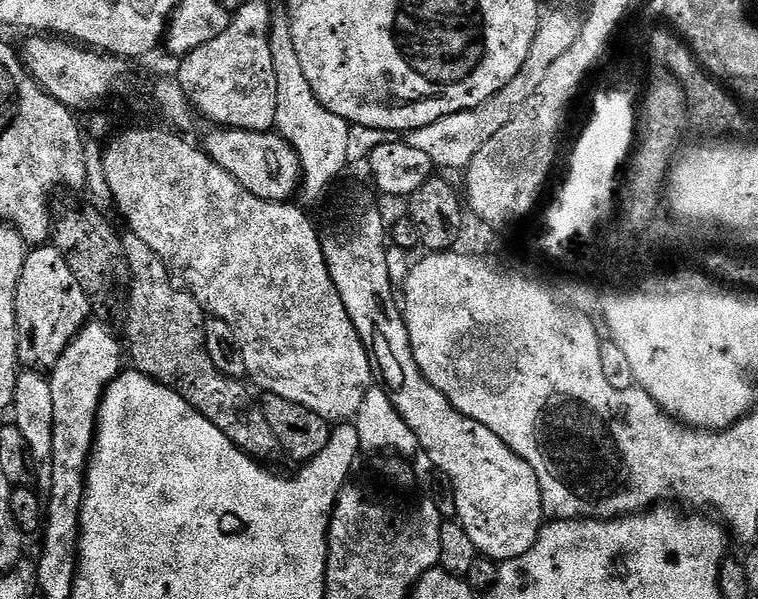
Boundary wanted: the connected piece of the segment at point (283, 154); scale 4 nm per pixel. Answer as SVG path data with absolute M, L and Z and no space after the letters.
M216 126L202 143L216 164L229 172L246 190L263 200L284 202L296 187L302 183L302 169L297 149L279 135L267 132L242 132L239 128Z

